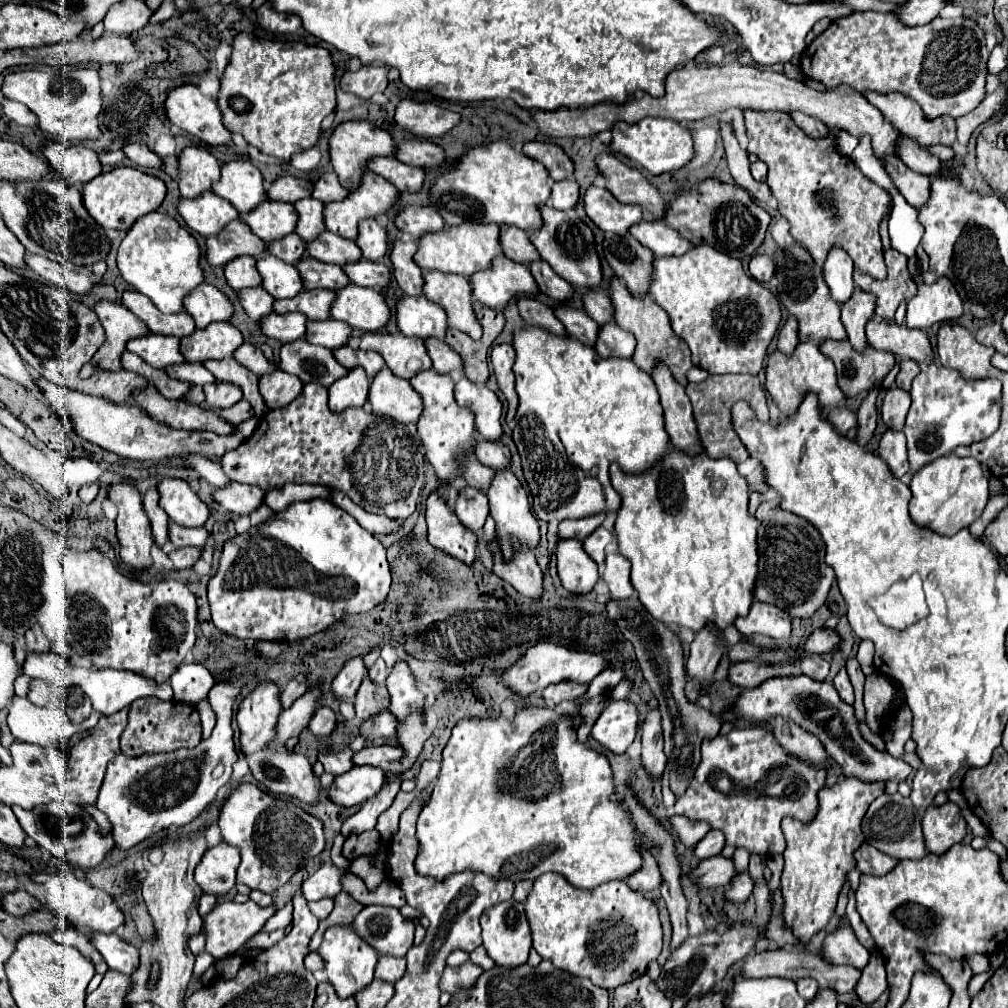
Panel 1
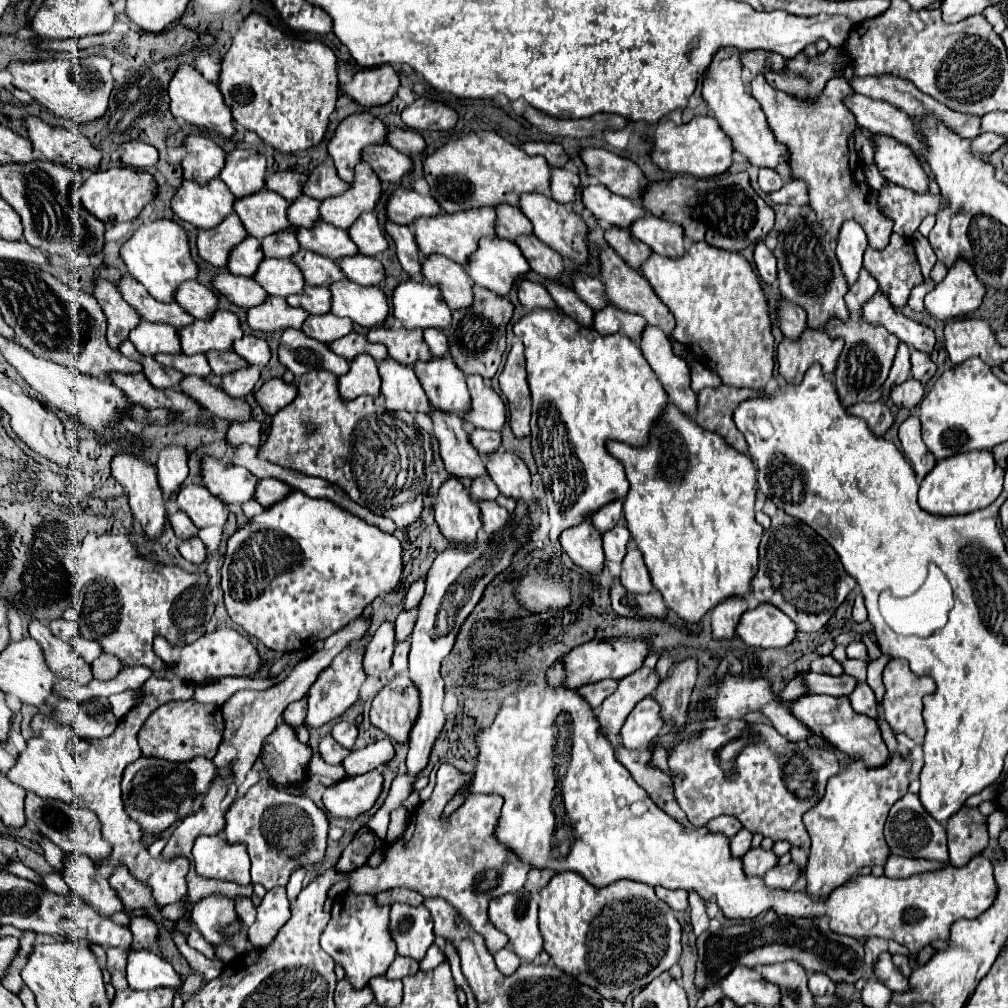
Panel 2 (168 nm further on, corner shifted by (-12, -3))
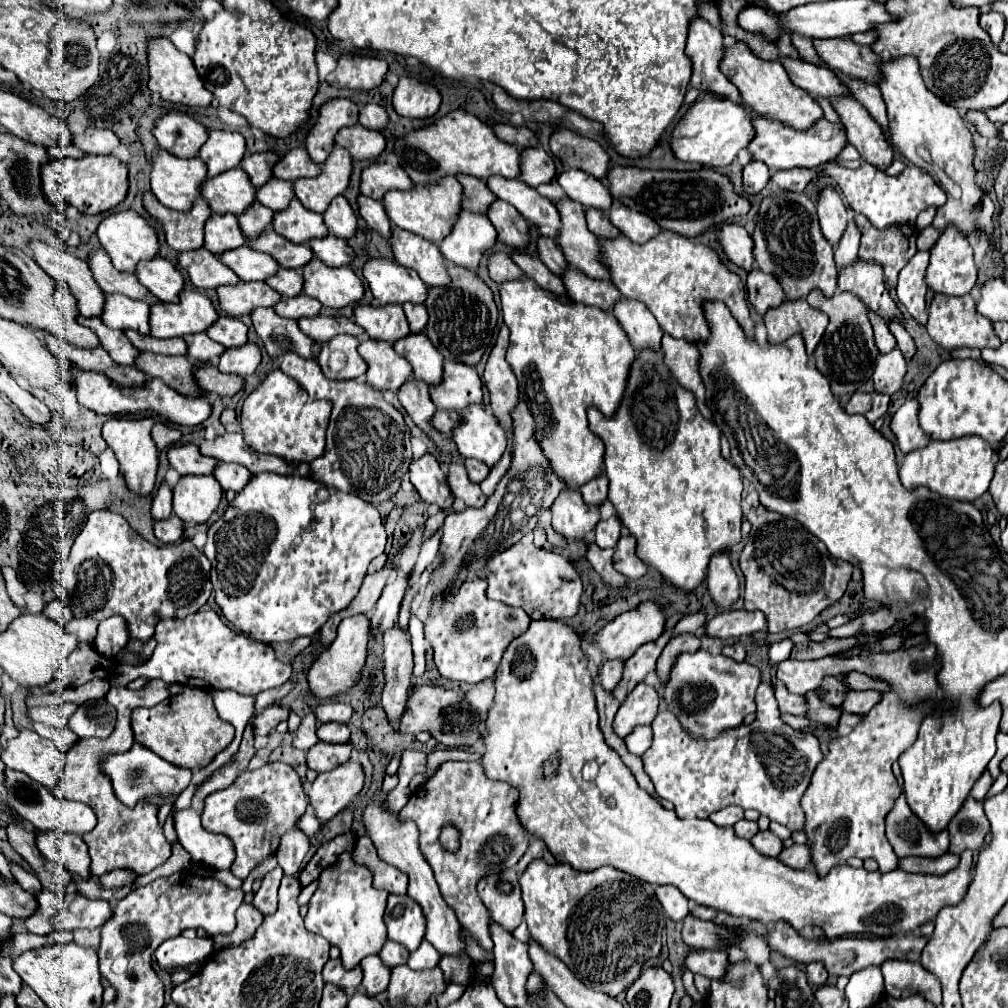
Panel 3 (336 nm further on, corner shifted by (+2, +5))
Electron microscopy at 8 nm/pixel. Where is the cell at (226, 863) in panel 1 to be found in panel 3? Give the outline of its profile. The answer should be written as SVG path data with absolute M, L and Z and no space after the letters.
M179 810L173 816L177 838L183 848L191 854L193 862L211 866L215 870L231 868L233 864L233 842L227 836L217 836L201 826L201 816L193 810Z

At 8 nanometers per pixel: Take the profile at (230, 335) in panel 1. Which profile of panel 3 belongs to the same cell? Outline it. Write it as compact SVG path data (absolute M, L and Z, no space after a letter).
M181 292L179 304L151 306L151 334L155 338L181 338L205 332L219 318L211 300L201 292Z

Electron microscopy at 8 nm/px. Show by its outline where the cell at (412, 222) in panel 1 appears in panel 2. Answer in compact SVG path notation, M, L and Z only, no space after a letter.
M399 186L385 204L387 216L397 224L411 224L419 216L435 216L439 204L431 196L421 196L411 188Z

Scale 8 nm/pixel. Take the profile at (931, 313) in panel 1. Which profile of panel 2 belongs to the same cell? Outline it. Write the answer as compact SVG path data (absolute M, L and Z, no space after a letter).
M959 258L947 276L925 296L925 308L937 320L967 316L981 306L985 284L965 258Z

